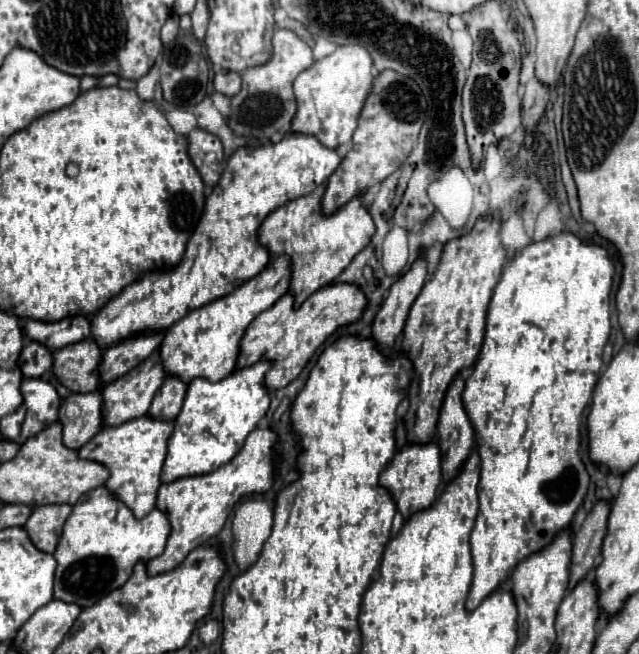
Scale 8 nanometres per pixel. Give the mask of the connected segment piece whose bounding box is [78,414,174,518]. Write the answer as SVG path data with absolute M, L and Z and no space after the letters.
M140 416L134 420L128 420L120 426L104 426L86 446L80 448L80 458L90 458L96 462L102 462L108 470L110 470L110 478L106 480L106 488L114 494L118 494L118 498L122 502L126 502L126 506L130 506L130 510L134 510L136 518L144 518L154 506L156 506L156 498L158 498L158 488L162 486L160 482L160 474L162 474L162 466L168 454L168 440L174 432L174 420L162 420L162 418L152 418L152 416Z

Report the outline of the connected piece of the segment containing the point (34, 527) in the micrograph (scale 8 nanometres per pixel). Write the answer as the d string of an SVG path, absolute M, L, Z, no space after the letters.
M70 504L36 506L32 516L28 518L28 522L24 524L26 532L30 534L30 540L34 542L34 546L52 554L58 546L64 522L68 520L70 512L72 512Z

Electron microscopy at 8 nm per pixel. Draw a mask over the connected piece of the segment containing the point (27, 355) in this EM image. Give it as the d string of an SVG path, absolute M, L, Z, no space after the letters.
M28 340L22 350L22 374L26 378L40 378L42 374L50 372L52 366L54 366L52 352L40 342Z

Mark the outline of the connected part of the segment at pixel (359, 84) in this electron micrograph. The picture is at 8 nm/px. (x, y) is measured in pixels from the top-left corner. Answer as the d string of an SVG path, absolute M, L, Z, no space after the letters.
M362 44L338 46L330 56L316 60L294 82L298 112L292 122L292 132L314 134L324 146L346 148L358 126L360 112L372 92L374 58Z

